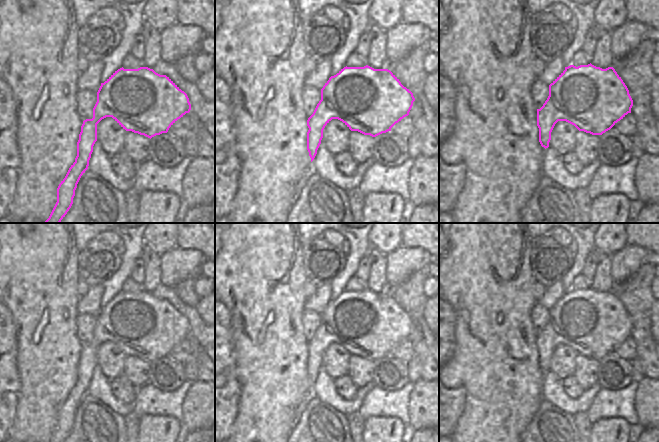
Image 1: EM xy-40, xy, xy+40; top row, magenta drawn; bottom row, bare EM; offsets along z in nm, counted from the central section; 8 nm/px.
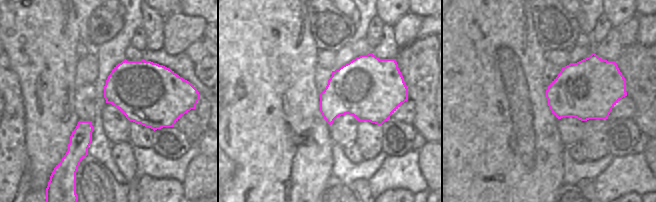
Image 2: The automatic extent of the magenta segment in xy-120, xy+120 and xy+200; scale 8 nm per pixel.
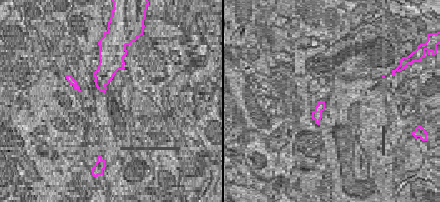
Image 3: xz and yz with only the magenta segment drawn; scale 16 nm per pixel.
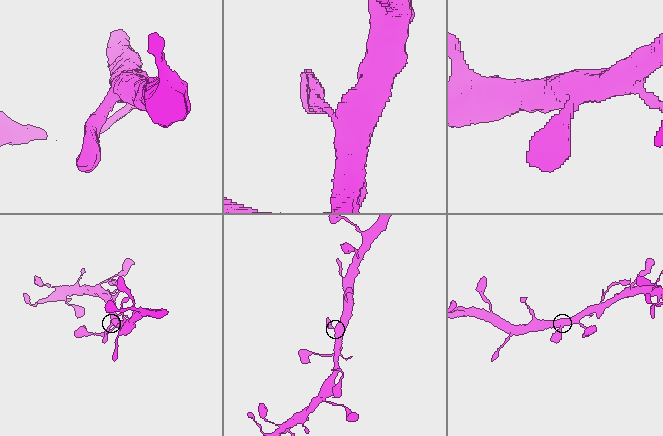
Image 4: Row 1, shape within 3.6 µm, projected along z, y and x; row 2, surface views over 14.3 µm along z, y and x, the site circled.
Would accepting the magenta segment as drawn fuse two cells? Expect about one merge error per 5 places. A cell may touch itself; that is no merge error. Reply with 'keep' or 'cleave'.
keep

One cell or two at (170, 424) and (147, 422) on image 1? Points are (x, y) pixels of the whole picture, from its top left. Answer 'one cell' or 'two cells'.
one cell

